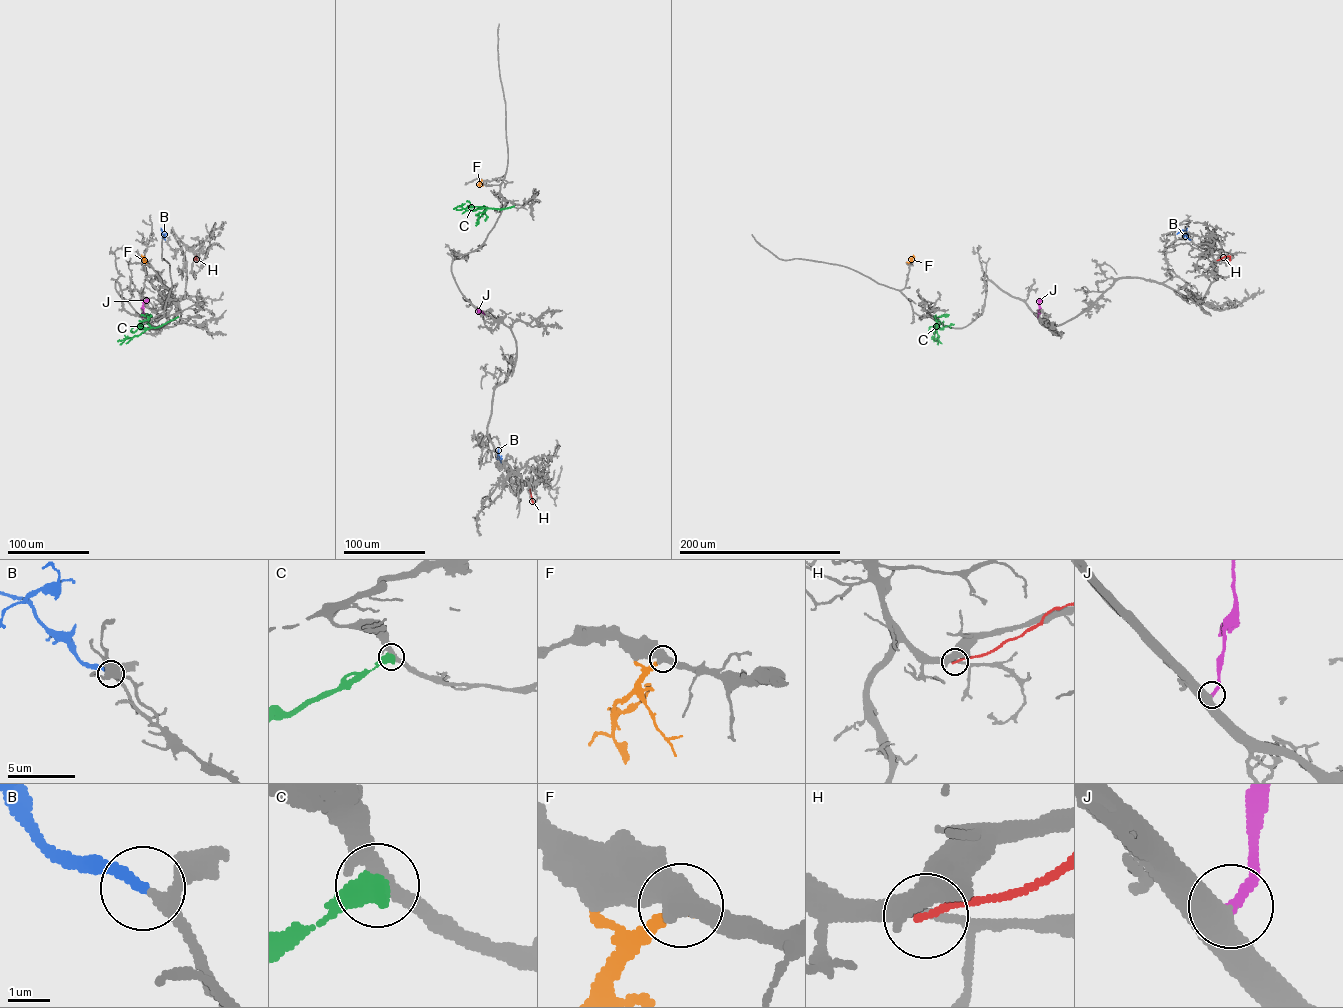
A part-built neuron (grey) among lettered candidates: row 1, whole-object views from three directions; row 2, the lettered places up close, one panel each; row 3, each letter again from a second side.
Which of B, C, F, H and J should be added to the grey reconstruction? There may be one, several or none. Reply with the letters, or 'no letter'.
B, J

